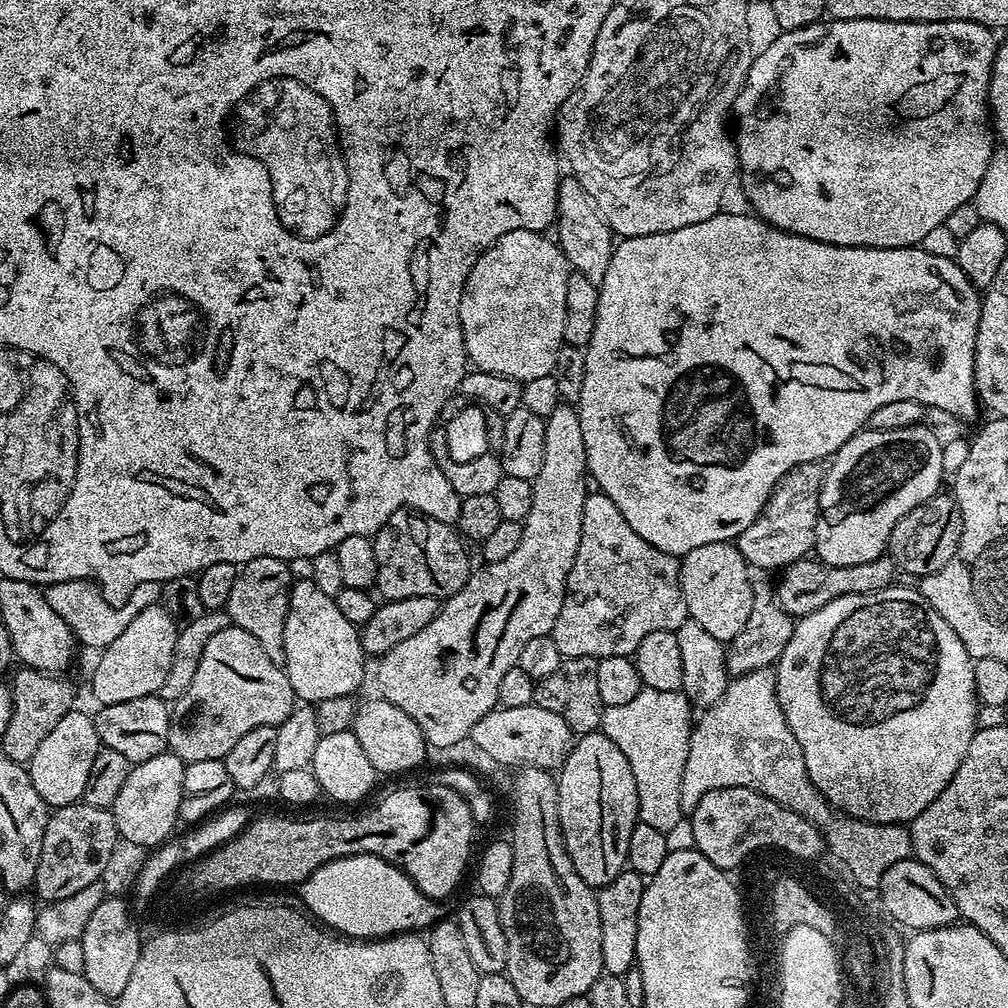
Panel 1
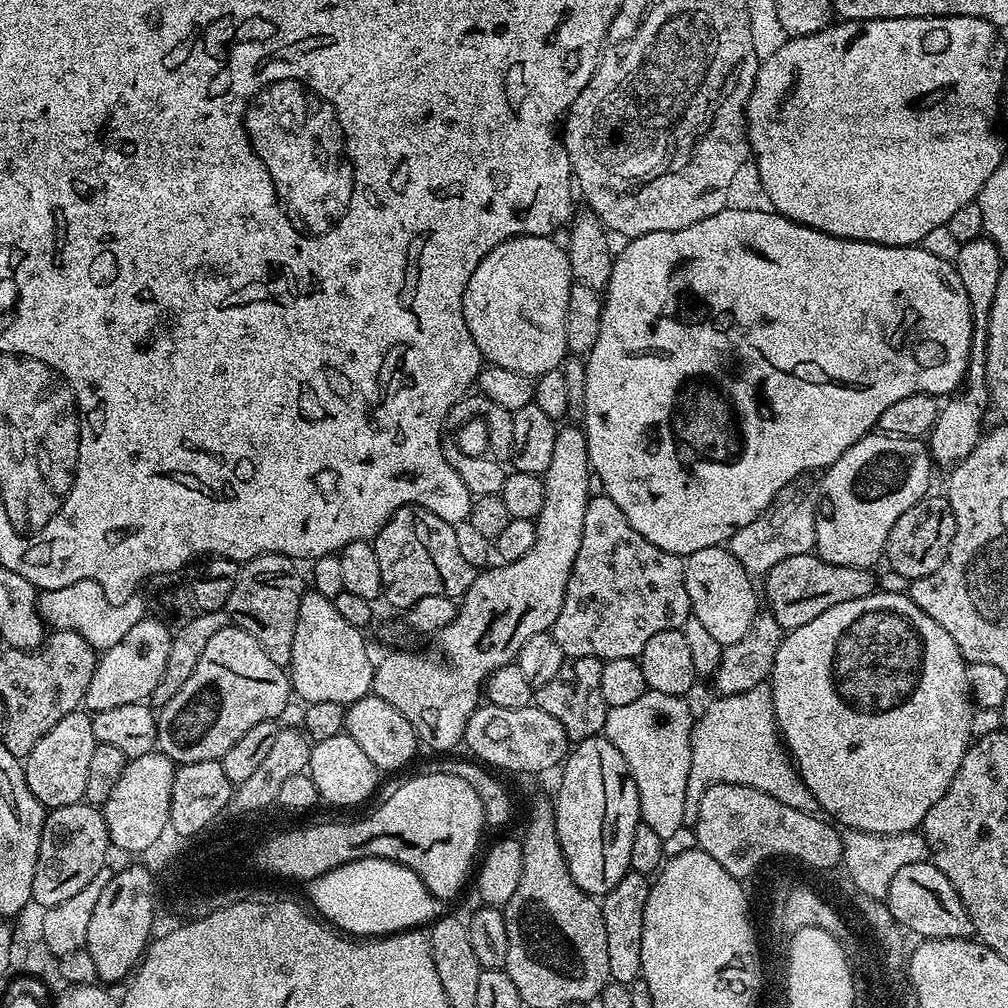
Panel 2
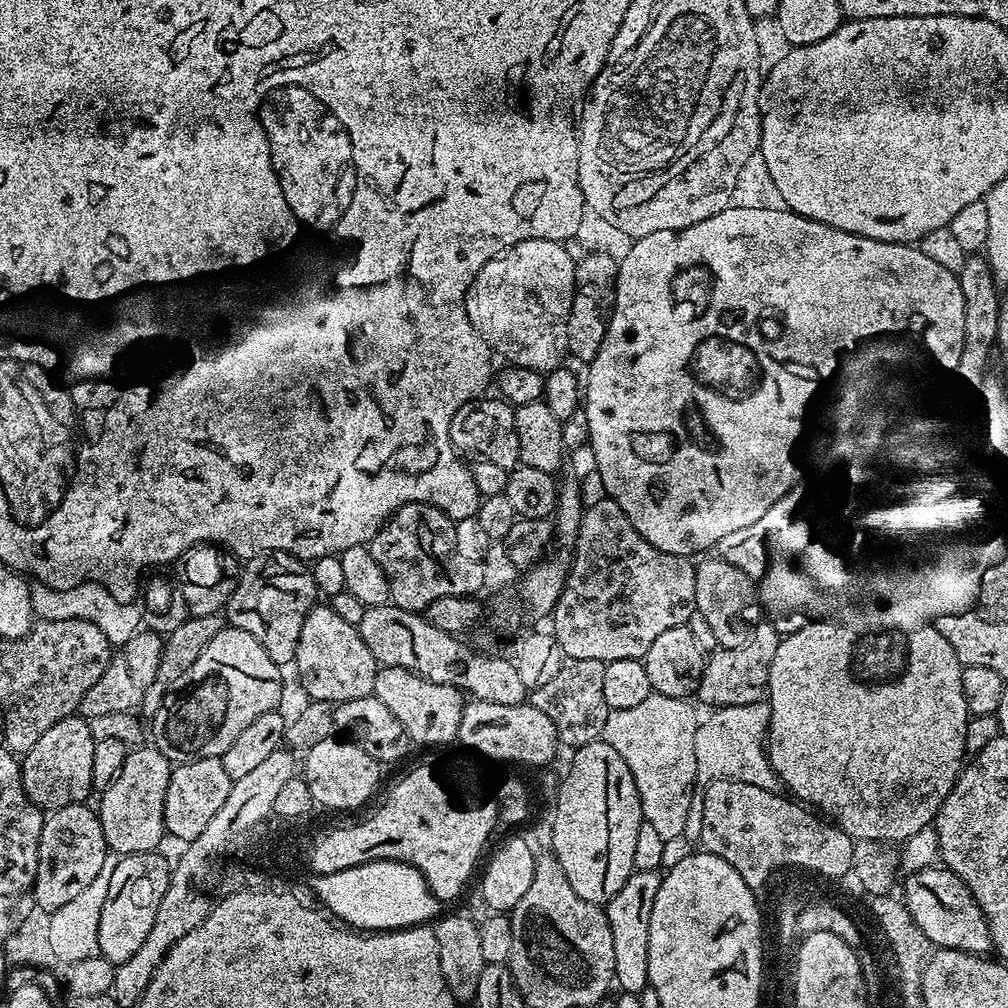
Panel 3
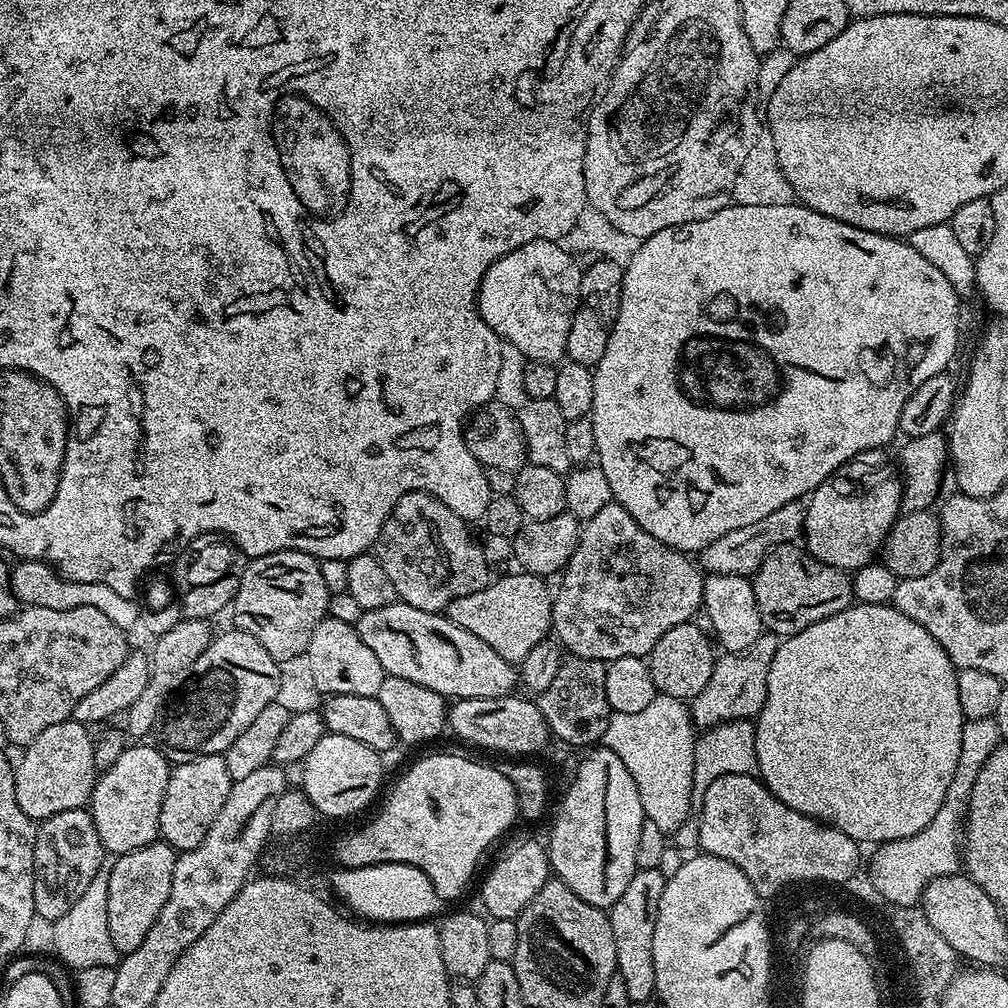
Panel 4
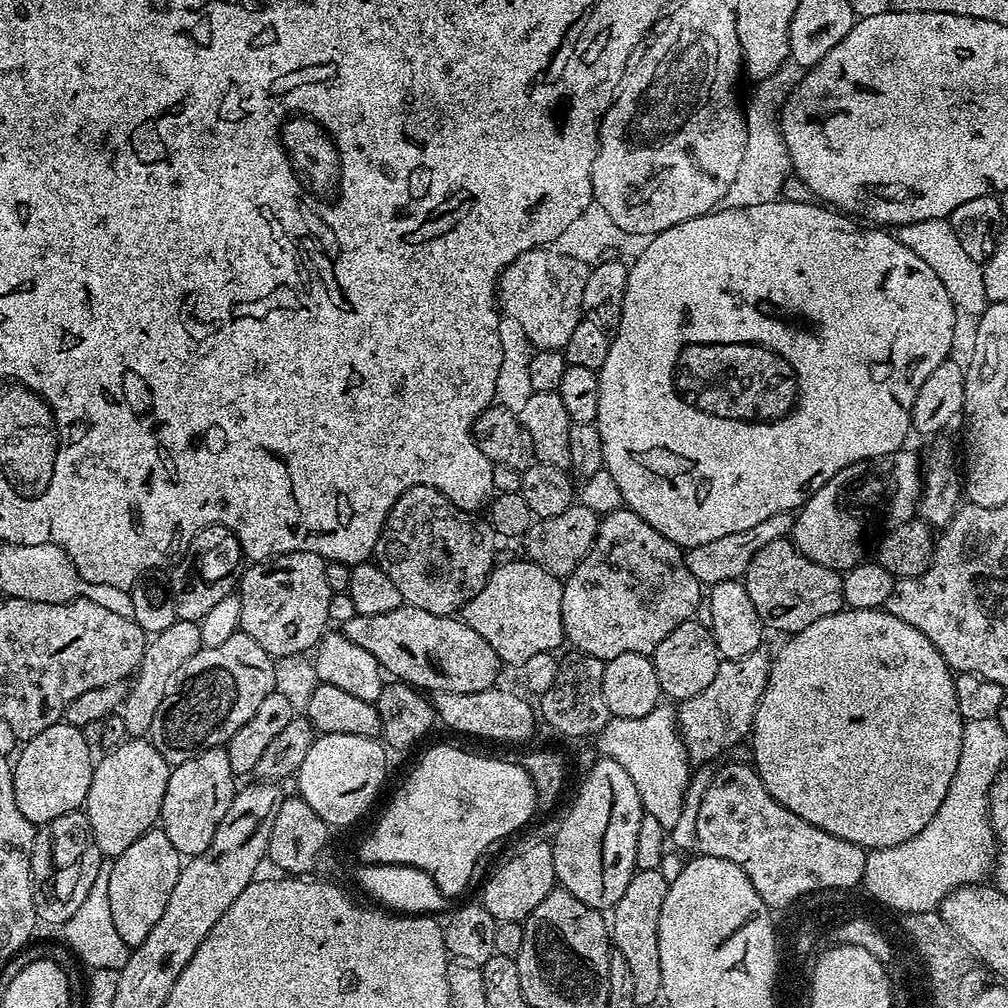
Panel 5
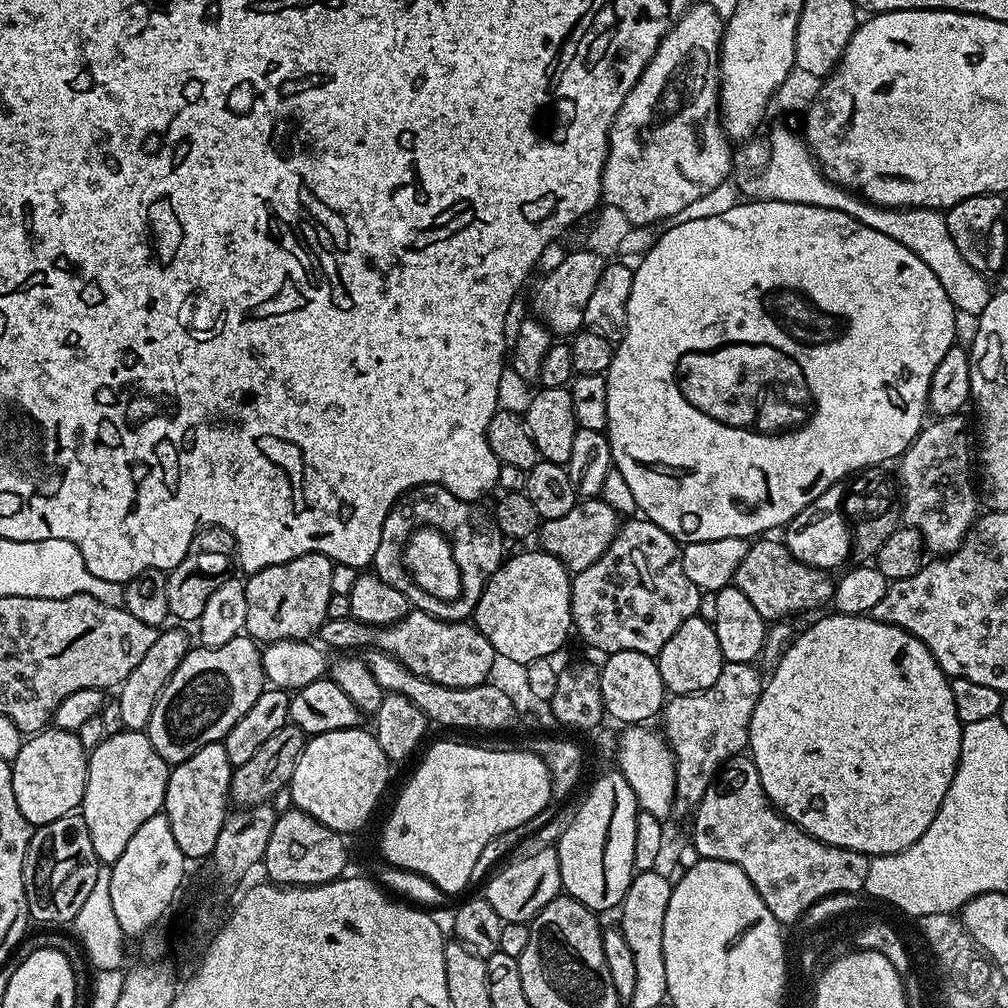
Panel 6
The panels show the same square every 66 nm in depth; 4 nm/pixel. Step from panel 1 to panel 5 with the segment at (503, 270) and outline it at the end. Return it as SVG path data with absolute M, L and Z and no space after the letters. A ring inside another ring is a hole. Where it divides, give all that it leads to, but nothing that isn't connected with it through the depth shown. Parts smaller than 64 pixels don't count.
M547 247L532 248L514 258L498 281L498 304L503 315L518 318L531 347L559 352L570 342L574 326L582 319L582 290L586 290L589 265L575 258L562 257Z

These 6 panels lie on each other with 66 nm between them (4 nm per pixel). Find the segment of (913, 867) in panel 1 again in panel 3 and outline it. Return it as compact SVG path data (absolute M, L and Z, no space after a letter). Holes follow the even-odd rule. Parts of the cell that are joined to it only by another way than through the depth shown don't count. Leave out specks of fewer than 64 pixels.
M933 866L907 873L903 878L905 879L902 894L904 906L932 946L977 954L987 953L992 948L986 918L974 894L970 894L966 882L962 882L958 874L943 866Z

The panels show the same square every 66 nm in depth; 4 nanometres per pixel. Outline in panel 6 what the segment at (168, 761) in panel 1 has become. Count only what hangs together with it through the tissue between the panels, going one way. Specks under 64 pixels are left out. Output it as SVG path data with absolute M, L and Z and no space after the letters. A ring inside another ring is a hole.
M125 730L113 736L105 735L101 743L90 752L82 815L90 830L90 842L94 842L94 854L100 859L101 865L111 866L118 859L122 850L126 850L126 842L134 838L134 830L138 830L138 826L142 826L146 818L161 815L169 771L168 761L162 759L154 750L147 731Z

